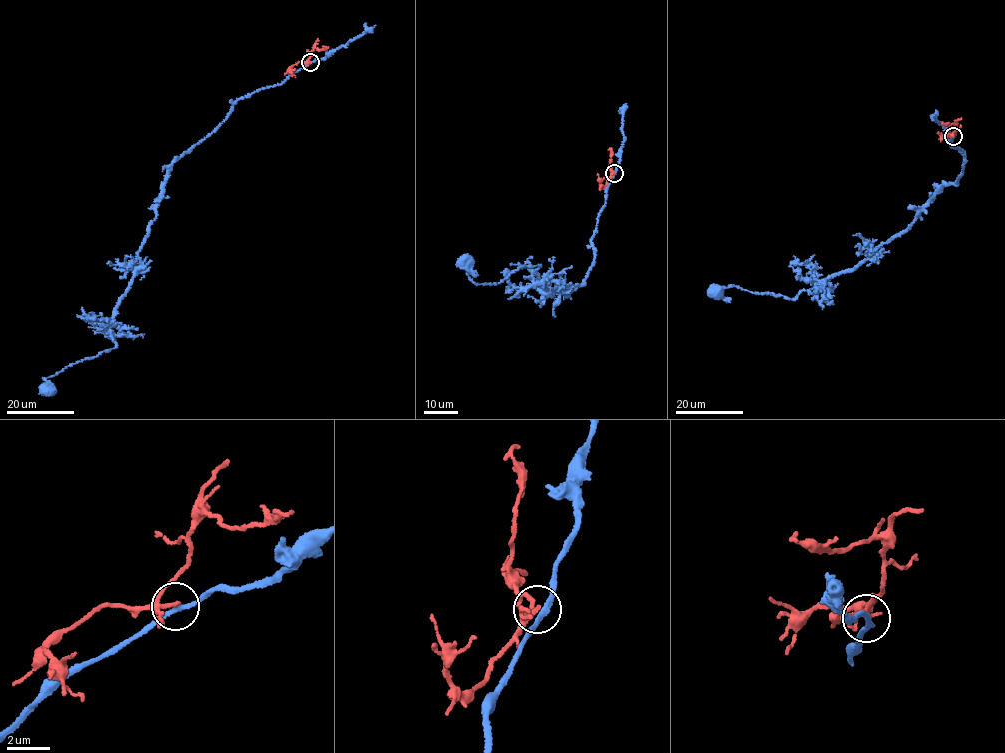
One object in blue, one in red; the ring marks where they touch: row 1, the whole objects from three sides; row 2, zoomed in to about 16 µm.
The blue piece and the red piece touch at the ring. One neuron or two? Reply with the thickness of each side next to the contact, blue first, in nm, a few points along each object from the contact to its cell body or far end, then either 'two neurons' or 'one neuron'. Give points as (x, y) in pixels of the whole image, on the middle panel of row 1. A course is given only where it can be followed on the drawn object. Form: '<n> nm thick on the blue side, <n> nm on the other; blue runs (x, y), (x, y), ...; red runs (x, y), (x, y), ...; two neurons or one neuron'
220 nm thick on the blue side, 140 nm on the other; blue runs (615, 173), (594, 231), (592, 265), (567, 296), (538, 283), (539, 265), (478, 285), (466, 262); red runs (614, 173), (610, 169), (611, 147); two neurons

